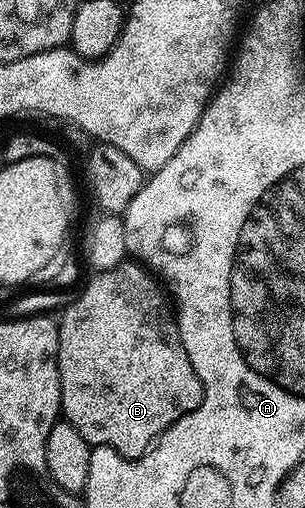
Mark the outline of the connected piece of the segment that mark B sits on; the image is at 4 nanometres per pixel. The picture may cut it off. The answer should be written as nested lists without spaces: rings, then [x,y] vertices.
[[[124,263],[113,267],[104,273],[95,273],[92,281],[83,289],[80,297],[76,296],[58,318],[59,323],[59,378],[61,379],[61,413],[69,424],[81,431],[83,438],[92,447],[104,445],[120,453],[122,457],[132,459],[142,457],[148,449],[154,446],[160,435],[177,419],[189,415],[203,401],[203,384],[193,367],[189,363],[187,343],[184,334],[179,332],[179,323],[173,312],[172,302],[165,292],[164,286],[142,264]]]

